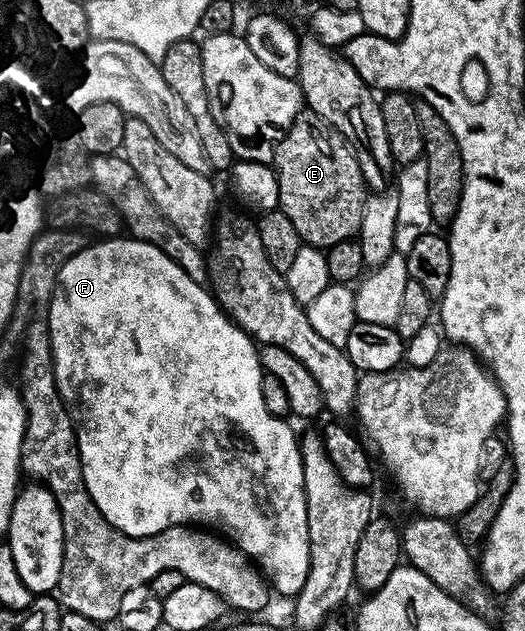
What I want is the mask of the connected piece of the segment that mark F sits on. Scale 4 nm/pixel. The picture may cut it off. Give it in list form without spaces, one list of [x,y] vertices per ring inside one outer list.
[[[98,239],[98,244],[90,243],[67,258],[59,270],[55,290],[47,305],[49,349],[53,355],[53,377],[57,391],[61,393],[66,405],[81,404],[76,412],[80,424],[77,428],[77,453],[81,459],[81,473],[87,494],[91,494],[95,506],[99,506],[103,518],[107,518],[111,526],[128,536],[147,536],[174,526],[208,526],[220,530],[261,569],[274,593],[282,592],[288,598],[296,597],[307,578],[309,565],[305,475],[298,433],[293,433],[282,417],[273,416],[271,410],[263,406],[263,369],[258,345],[253,337],[237,327],[222,312],[209,288],[191,279],[174,260],[163,254],[163,250],[142,240],[121,239]]]

